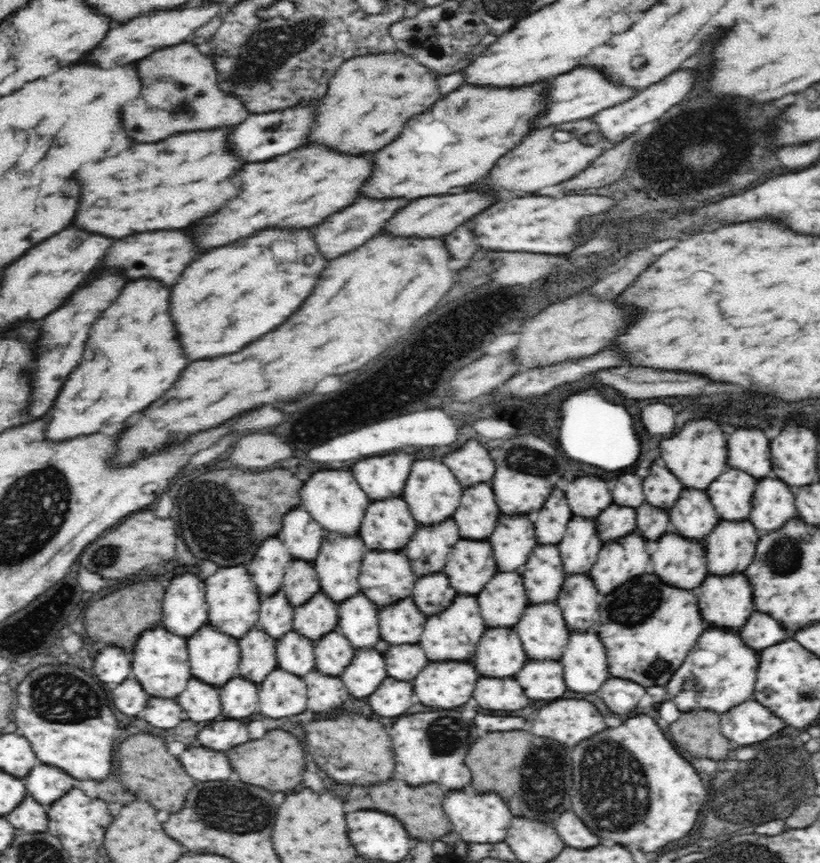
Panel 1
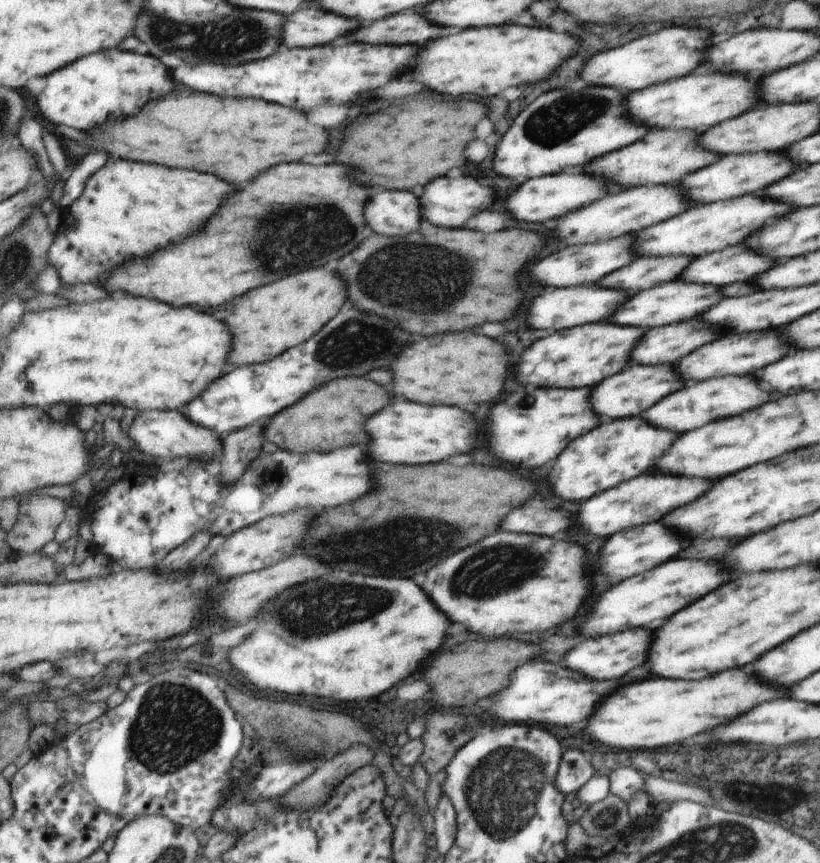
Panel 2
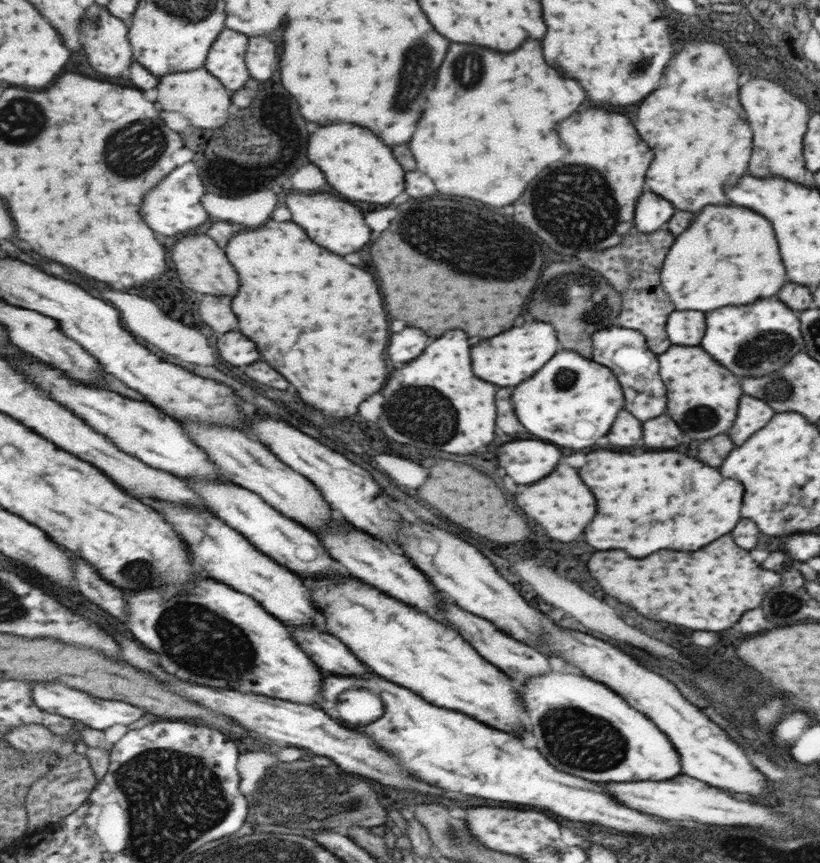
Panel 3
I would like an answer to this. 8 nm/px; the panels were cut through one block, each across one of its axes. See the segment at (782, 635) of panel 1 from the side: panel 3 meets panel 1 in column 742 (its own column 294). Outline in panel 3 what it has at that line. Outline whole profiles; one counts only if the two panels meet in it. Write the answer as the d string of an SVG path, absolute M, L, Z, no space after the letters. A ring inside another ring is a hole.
M291 626L291 632L295 632L295 640L307 648L307 654L325 670L335 674L349 674L357 676L367 672L367 668L355 660L355 654L339 642L331 634L323 634L317 628L303 628L303 626Z

